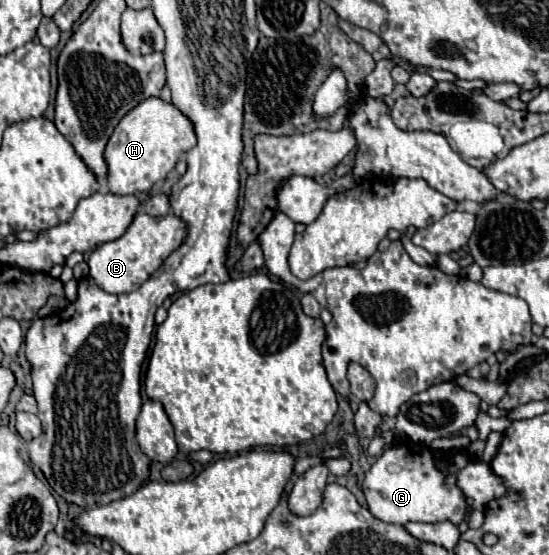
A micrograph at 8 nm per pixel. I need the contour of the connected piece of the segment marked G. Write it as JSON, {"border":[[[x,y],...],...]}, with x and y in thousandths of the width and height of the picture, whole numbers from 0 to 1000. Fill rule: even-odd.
{"border":[[[723,796],[709,804],[698,822],[672,843],[661,865],[661,890],[672,912],[672,923],[690,933],[694,941],[730,944],[741,941],[807,941],[818,937],[836,944],[847,933],[847,894],[829,876],[829,850],[854,832],[851,814],[825,814],[818,822],[818,854],[807,854],[792,843],[785,807],[770,800],[749,796]]]}

